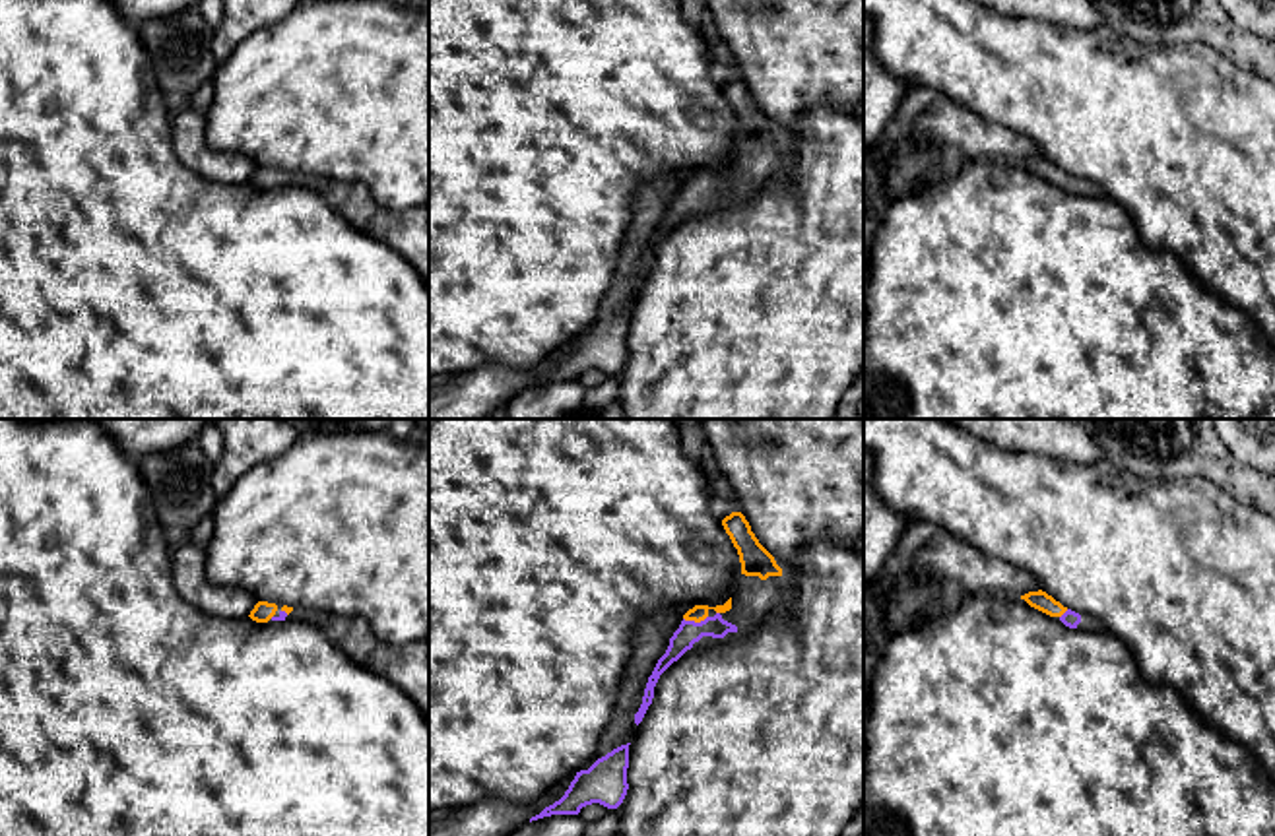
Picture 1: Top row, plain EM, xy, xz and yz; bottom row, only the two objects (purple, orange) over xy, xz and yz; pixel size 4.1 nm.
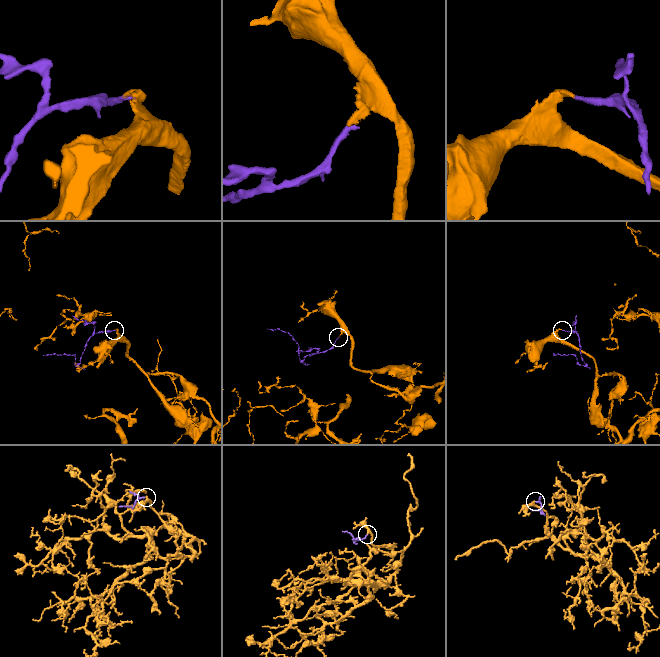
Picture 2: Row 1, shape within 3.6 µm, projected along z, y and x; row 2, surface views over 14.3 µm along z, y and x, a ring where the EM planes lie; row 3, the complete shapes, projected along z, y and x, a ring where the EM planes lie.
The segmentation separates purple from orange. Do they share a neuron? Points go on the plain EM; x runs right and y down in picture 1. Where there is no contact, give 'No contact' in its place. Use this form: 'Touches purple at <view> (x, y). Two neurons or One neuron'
Touches purple at xz (693, 187). One neuron

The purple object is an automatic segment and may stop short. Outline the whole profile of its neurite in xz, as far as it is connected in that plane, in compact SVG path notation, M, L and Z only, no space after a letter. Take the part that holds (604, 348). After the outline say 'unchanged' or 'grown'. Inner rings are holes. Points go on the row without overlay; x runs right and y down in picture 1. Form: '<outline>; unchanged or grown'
M631 308L613 314L598 324L588 336L576 338L565 361L532 382L530 388L551 380L578 380L582 372L592 369L617 374L629 355L629 310Z; unchanged

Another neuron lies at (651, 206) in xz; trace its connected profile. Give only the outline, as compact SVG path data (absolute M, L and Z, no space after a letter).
M666 173L638 188L631 208L631 225L619 252L615 277L600 305L594 324L584 336L613 314L633 306L637 297L635 279L642 270L648 242L652 241L658 225L666 219L670 204L679 194L681 186L683 178L679 175Z

